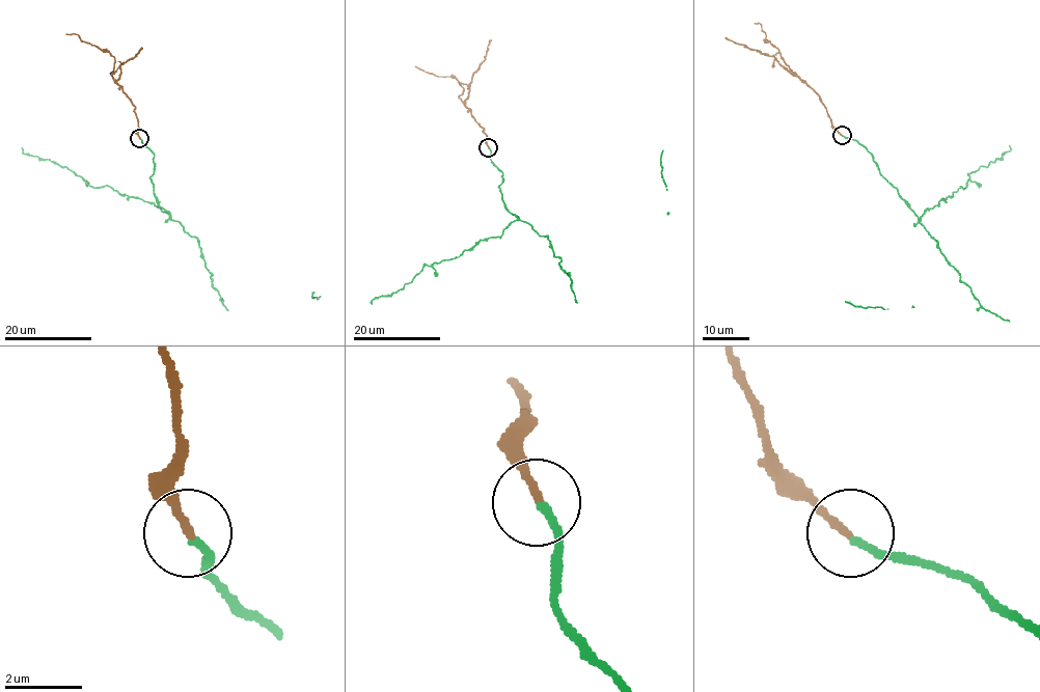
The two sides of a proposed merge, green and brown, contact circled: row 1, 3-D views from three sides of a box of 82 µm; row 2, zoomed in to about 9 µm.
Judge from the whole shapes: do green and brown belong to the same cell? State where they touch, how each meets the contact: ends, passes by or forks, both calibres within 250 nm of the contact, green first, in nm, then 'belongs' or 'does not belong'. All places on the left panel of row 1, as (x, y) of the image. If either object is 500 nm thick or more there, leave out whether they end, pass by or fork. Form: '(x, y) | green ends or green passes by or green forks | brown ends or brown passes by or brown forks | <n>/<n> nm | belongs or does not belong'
(139, 138) | green ends | brown ends | 190/190 nm | does not belong

